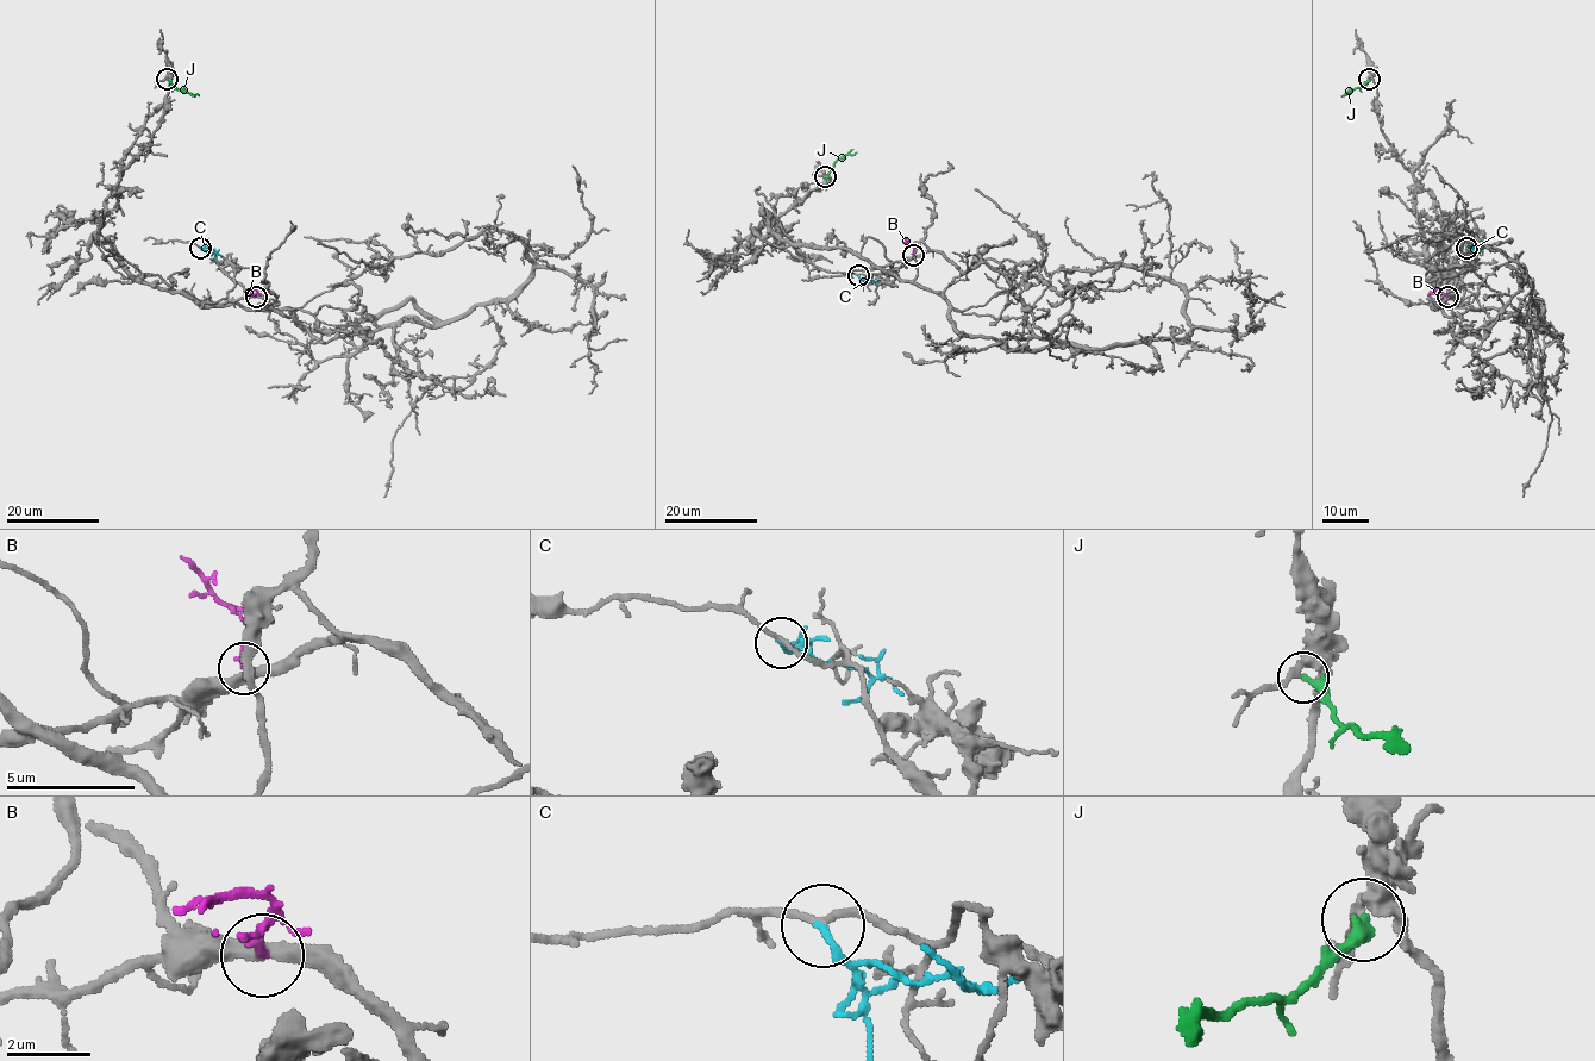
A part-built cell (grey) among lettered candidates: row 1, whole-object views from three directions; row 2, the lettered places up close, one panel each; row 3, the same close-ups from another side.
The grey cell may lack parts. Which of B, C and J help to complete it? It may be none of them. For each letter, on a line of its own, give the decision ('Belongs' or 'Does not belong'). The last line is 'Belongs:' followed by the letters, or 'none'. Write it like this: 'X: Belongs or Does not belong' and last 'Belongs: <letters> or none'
B: Belongs
C: Does not belong
J: Does not belong
Belongs: B

